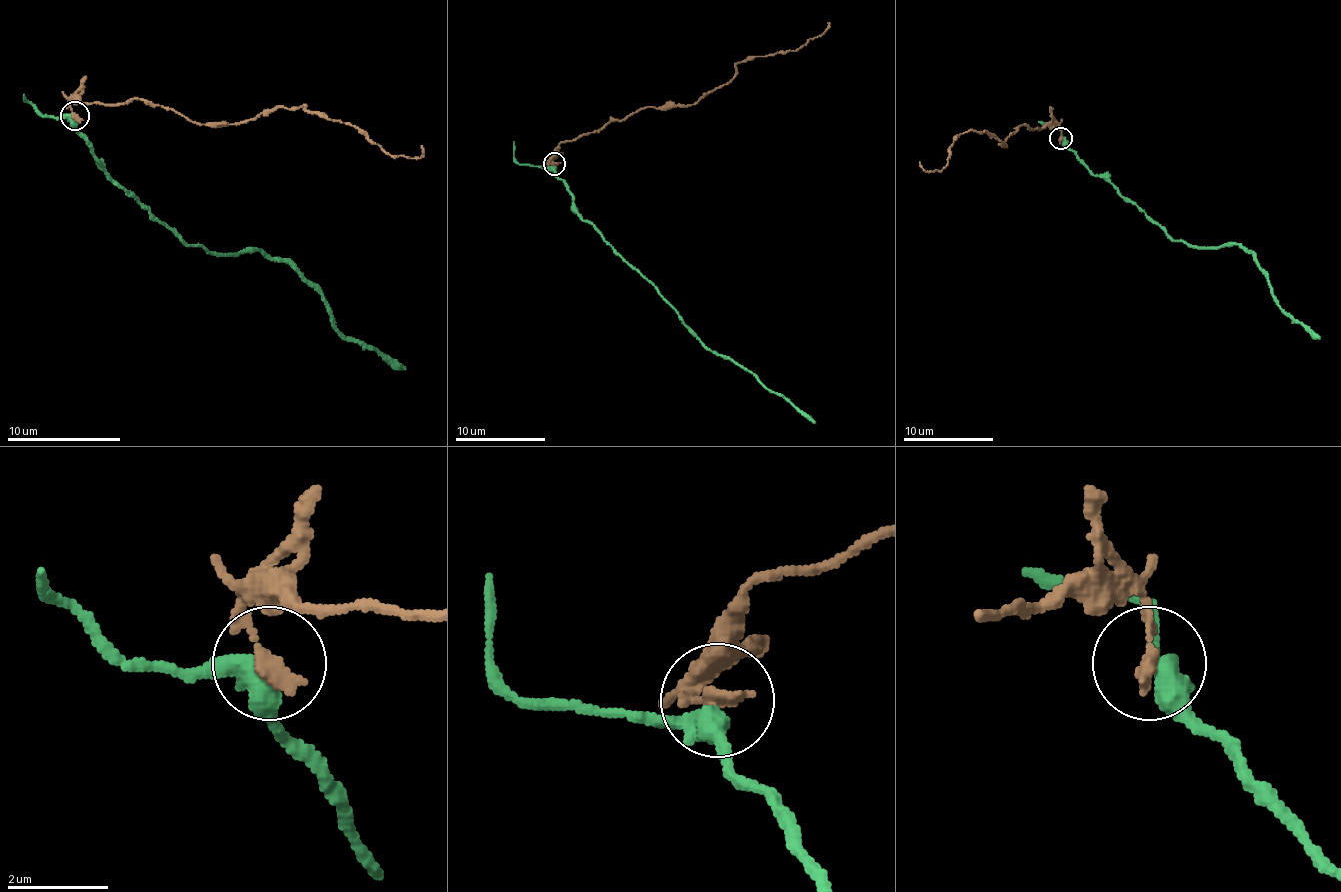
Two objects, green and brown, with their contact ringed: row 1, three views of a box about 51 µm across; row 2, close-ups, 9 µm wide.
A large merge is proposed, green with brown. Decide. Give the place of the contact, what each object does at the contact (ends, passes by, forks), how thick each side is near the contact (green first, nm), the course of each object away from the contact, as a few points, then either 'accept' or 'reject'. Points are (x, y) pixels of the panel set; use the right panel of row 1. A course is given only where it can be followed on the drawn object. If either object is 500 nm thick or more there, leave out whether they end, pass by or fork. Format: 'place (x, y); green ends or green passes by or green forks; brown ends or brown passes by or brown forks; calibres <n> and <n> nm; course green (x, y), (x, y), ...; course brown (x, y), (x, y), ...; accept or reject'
place (1061, 138); green passes by; brown ends; calibres 420 and 320 nm; course green (1062, 137), (1094, 173), (1105, 175), (1174, 240), (1199, 247), (1239, 245), (1251, 254), (1275, 301), (1320, 339); course brown (1060, 137), (1060, 128), (1022, 124), (1002, 144), (986, 131), (973, 131), (953, 142), (939, 171), (919, 162); reject

